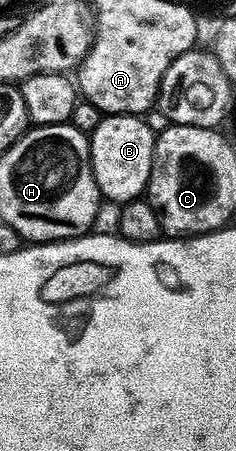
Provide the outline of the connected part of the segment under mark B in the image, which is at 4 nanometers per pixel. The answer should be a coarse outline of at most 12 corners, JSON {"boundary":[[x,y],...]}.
{"boundary":[[107,114],[89,134],[100,197],[147,190],[156,134],[139,114]]}

